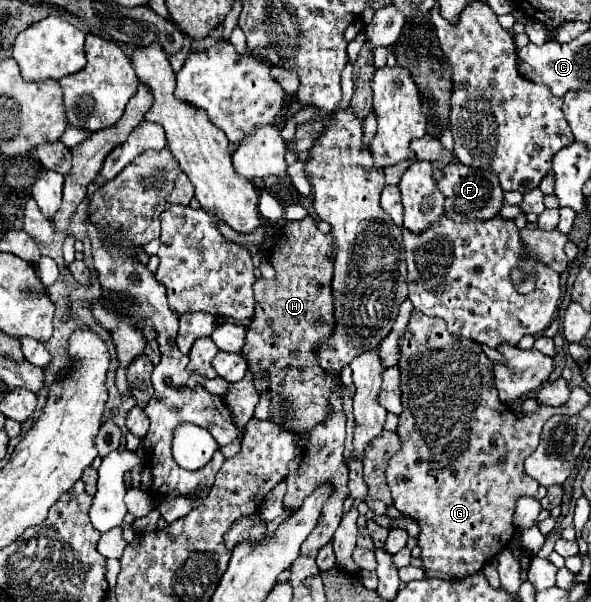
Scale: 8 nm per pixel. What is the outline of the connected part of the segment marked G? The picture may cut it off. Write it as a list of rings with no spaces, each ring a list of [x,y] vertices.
[[[412,311],[406,333],[398,341],[398,349],[404,411],[398,423],[402,447],[394,453],[396,457],[392,457],[386,467],[392,503],[420,527],[418,547],[426,577],[438,577],[444,581],[462,579],[478,573],[484,563],[498,555],[512,539],[516,499],[520,495],[532,497],[538,491],[536,481],[524,473],[524,459],[534,453],[540,431],[552,415],[570,415],[570,399],[562,407],[540,405],[534,413],[516,417],[498,399],[492,361],[488,361],[482,347],[476,341],[448,333],[442,319],[428,317],[420,311]]]

